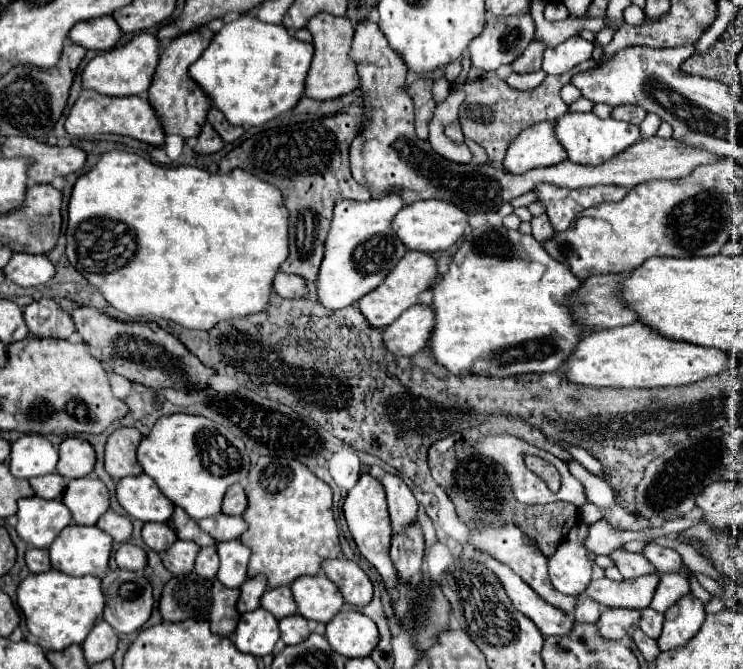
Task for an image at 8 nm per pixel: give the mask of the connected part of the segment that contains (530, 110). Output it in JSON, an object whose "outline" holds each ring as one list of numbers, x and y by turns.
{"outline":[[591,59,591,61,585,61,585,63,573,67,571,71,567,71,563,75,547,75,545,81,537,89,531,89,531,91,511,89,511,87,507,87,507,83,503,79,499,79,497,75,491,75,491,73,473,83,459,83,455,89,465,91,465,101,461,103,461,109,459,109,459,121,461,121,465,137,479,143,487,151,493,165,501,165,509,143,523,129,527,129,535,123,541,123,541,121,555,121,555,119,559,119,559,115,567,113,567,105,559,97,561,87,567,85,575,73,591,69,595,65,597,63]]}

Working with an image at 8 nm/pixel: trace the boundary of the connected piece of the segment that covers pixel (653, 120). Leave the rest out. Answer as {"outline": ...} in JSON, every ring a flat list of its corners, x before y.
{"outline":[[647,113,645,121,643,121,643,125,641,125,643,137,653,137,653,135,657,133,657,129,659,129,661,123,663,123,663,119,661,119,659,115,655,115,655,113]]}

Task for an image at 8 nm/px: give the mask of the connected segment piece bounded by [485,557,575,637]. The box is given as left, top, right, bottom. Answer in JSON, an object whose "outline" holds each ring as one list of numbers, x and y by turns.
{"outline":[[487,557,485,565,495,571,495,575,499,577,499,581,505,585,507,595,511,597,515,609,519,609,523,615,527,615,537,627,539,631,547,637,555,637,555,635,567,635,573,629,573,619,569,619,569,615,553,605,549,605,547,601,543,601,517,573,513,573,507,565]]}

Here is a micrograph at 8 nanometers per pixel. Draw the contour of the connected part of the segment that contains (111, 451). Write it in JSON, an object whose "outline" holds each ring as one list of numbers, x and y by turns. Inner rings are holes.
{"outline":[[117,429,111,433,105,445,105,471,113,479,127,475,141,475,143,469,135,459,141,433,137,429]]}

